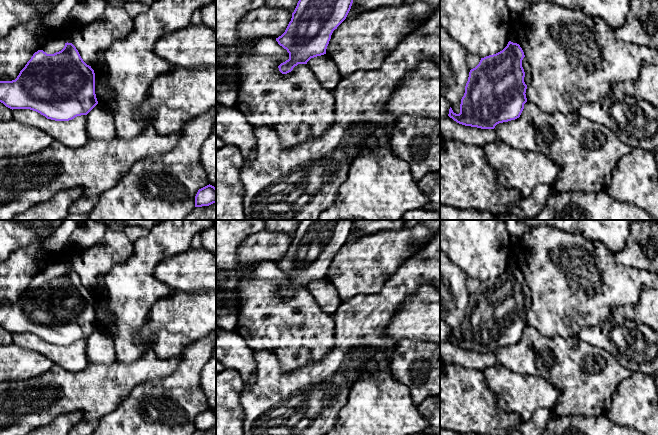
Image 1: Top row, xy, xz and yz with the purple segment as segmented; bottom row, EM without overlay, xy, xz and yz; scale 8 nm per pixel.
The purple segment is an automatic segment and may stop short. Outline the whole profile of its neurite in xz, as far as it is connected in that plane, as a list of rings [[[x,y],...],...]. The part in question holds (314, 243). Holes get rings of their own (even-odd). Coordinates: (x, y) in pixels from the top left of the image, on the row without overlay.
[[[300,220],[285,256],[276,262],[289,277],[289,283],[278,290],[279,295],[287,298],[298,288],[307,288],[311,282],[326,278],[331,259],[346,243],[353,224],[354,220]]]

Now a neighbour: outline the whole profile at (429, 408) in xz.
[[[440,394],[425,398],[417,405],[417,408],[428,422],[428,426],[423,433],[440,435]]]

